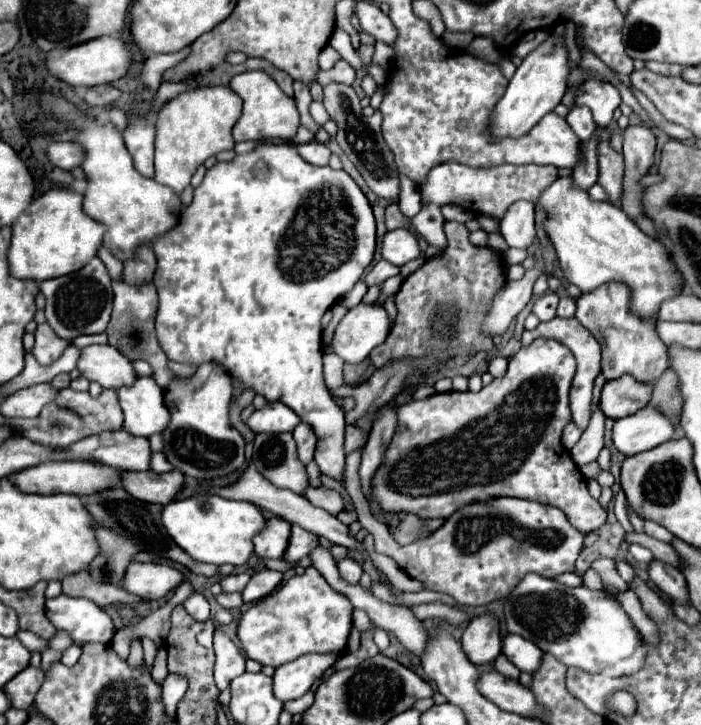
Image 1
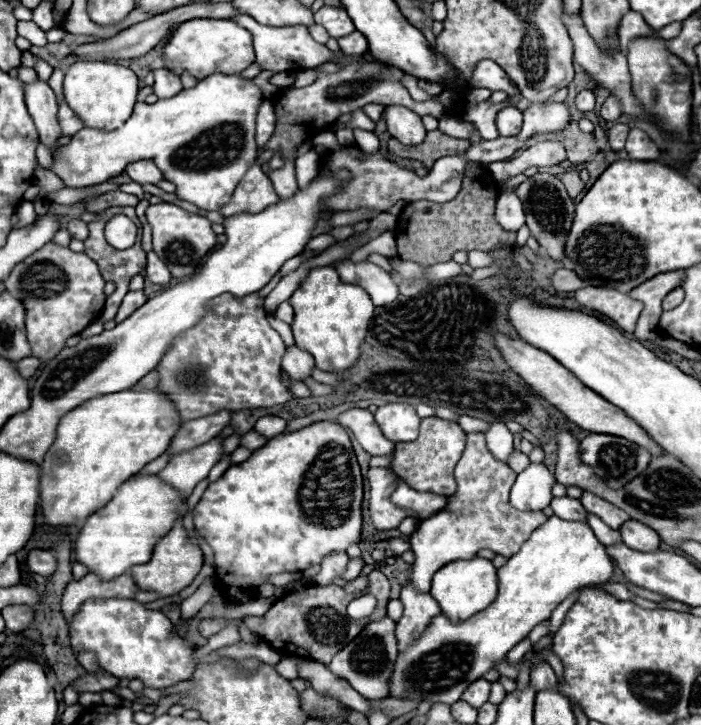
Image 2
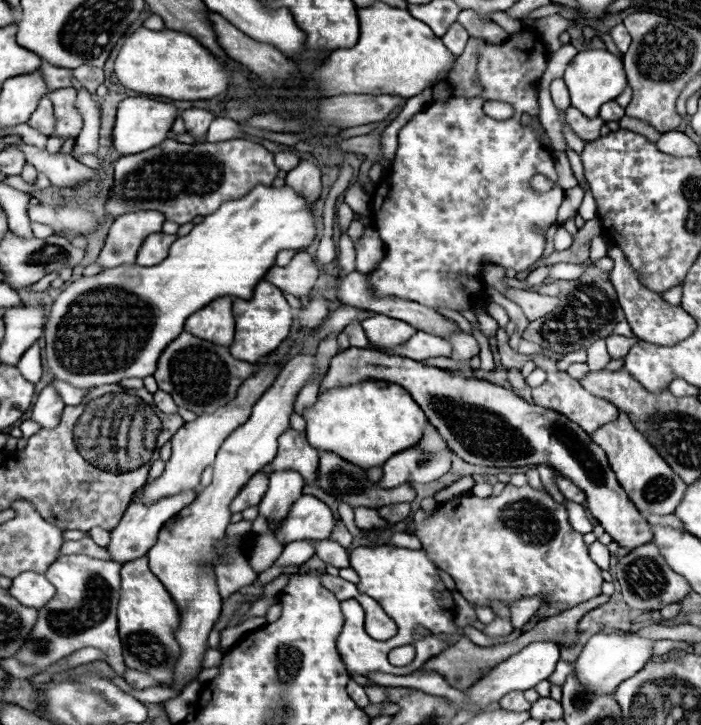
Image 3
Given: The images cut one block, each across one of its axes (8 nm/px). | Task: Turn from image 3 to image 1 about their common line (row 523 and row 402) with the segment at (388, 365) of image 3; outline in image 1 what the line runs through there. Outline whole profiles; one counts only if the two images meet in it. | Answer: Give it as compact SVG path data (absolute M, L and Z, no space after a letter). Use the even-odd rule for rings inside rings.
M618 378L608 380L602 388L600 396L600 410L604 416L618 420L630 414L636 414L640 408L648 404L652 396L650 386L640 386L634 378Z

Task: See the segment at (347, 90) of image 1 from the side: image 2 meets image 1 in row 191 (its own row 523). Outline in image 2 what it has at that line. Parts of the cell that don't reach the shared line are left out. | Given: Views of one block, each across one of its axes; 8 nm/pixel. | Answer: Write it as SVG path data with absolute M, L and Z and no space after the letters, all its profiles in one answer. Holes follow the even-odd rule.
M370 468L370 520L376 530L396 528L410 512L396 508L390 502L392 492L396 490L396 474L390 468Z

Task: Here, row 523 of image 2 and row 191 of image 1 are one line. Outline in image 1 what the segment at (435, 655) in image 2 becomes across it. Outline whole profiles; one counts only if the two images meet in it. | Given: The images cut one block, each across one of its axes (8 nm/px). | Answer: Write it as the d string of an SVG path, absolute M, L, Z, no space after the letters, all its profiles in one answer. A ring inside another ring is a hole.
M558 178L538 200L544 206L546 212L546 220L544 220L544 230L550 236L558 260L560 260L560 268L566 276L566 280L570 284L576 284L582 292L590 292L596 290L602 284L610 284L610 282L620 282L626 284L630 290L630 310L632 314L636 314L638 318L658 318L658 310L660 304L664 300L670 300L674 296L678 296L684 288L684 278L682 274L676 270L674 262L670 260L668 250L652 236L646 236L638 224L626 216L622 212L620 206L610 206L610 202L594 202L588 198L588 194L584 190L578 190L572 186L570 178Z

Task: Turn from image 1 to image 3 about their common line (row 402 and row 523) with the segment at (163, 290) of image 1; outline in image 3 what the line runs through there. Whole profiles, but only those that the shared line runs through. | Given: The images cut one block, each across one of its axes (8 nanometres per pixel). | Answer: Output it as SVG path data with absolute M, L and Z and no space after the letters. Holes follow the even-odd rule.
M300 496L300 500L296 500L290 508L284 524L274 532L282 544L290 544L296 540L330 538L334 526L336 518L322 500L314 496Z

